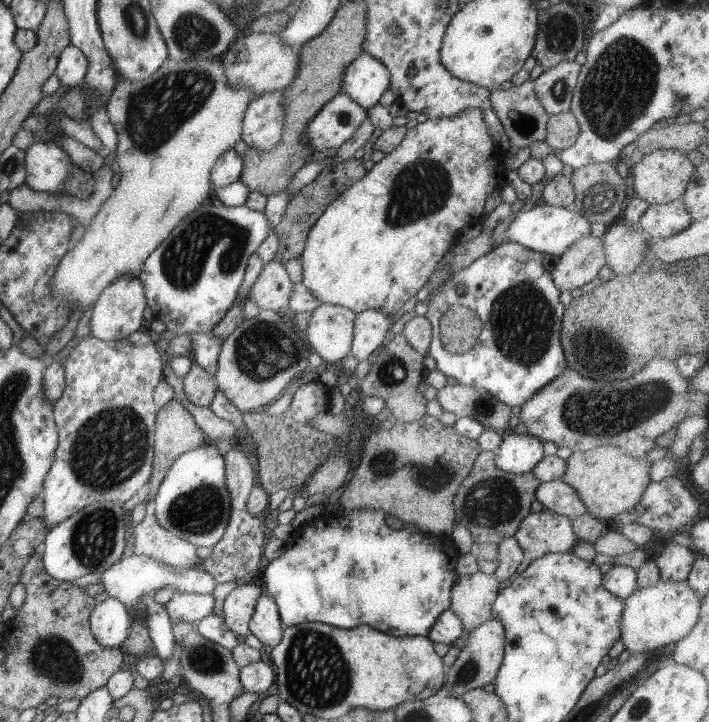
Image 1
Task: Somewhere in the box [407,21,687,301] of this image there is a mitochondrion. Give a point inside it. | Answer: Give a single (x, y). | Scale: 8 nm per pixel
(620, 86)

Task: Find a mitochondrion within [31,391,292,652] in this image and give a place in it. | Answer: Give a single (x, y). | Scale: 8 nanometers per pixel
(108, 449)

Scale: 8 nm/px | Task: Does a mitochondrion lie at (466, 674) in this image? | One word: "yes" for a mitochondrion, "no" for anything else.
yes

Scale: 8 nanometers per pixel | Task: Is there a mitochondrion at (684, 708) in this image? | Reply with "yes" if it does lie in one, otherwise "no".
no

